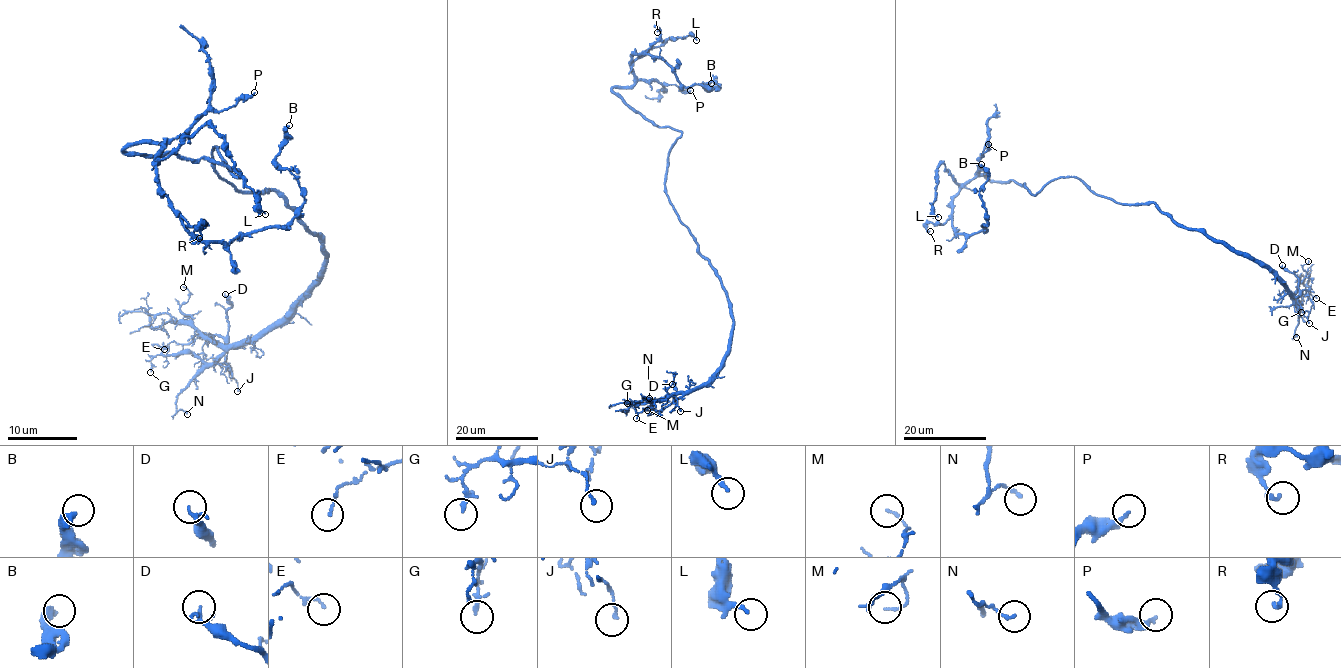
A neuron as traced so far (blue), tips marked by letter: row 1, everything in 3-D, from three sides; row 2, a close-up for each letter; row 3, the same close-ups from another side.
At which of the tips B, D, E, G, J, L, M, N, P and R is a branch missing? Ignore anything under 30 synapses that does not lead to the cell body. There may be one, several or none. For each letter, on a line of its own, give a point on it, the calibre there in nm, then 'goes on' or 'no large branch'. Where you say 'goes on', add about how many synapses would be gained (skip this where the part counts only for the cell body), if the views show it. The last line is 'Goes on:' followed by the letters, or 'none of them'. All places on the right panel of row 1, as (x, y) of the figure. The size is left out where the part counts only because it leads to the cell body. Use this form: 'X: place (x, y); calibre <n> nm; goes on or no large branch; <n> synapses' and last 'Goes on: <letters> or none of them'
B: place (981, 164); calibre 400 nm; no large branch
D: place (1282, 265); calibre 130 nm; no large branch
E: place (1316, 298); calibre 120 nm; no large branch
G: place (1301, 312); calibre 100 nm; no large branch
J: place (1309, 323); calibre 130 nm; no large branch
L: place (938, 217); calibre 170 nm; no large branch
M: place (1308, 261); calibre 110 nm; no large branch
N: place (1296, 337); calibre 130 nm; no large branch
P: place (988, 144); calibre 240 nm; no large branch
R: place (930, 231); calibre 170 nm; no large branch
Goes on: none of them

